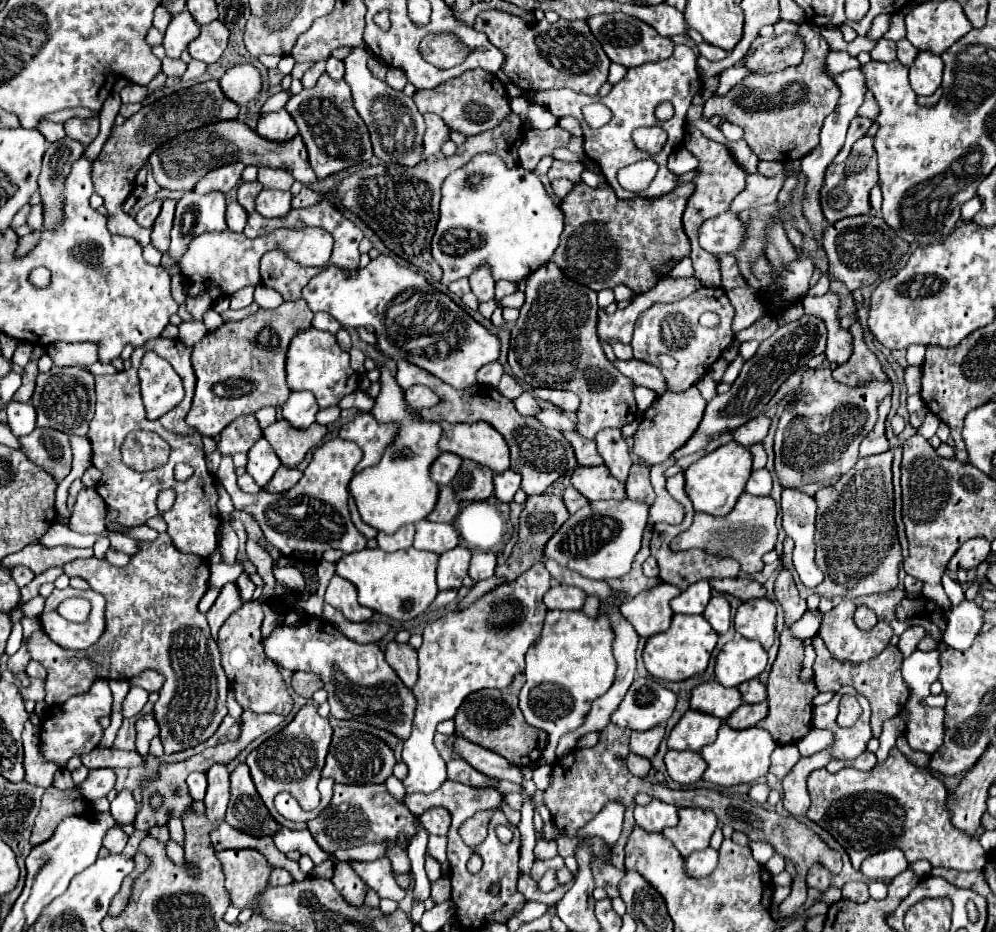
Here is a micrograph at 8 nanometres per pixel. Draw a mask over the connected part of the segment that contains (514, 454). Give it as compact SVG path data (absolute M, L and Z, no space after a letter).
M398 362L398 374L396 374L396 382L406 390L412 384L424 384L428 386L434 394L440 396L440 404L432 406L432 408L424 408L420 410L422 418L428 422L438 422L438 420L446 420L446 422L490 422L490 426L494 426L506 440L508 448L510 448L510 458L512 458L512 470L516 470L522 476L522 490L532 496L532 494L542 494L556 478L560 478L566 472L572 472L578 464L574 458L574 450L572 446L568 446L568 440L562 436L562 432L546 428L540 420L536 418L524 418L518 414L518 410L514 408L514 402L506 396L502 396L496 388L492 386L480 386L474 384L468 390L456 390L452 386L448 386L446 382L440 382L440 378L428 374L426 370L412 366L410 362Z

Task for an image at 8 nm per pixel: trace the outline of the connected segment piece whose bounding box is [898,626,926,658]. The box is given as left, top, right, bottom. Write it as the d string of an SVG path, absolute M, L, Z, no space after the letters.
M912 626L908 628L902 636L900 636L900 642L898 642L898 648L902 652L902 656L906 658L908 654L912 654L916 648L918 648L918 642L926 636L926 630L922 626Z

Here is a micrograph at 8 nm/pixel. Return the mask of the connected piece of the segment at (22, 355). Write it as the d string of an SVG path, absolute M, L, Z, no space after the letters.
M18 342L18 348L16 348L16 352L13 354L12 362L18 364L18 366L26 366L30 361L33 348L34 345L29 342Z

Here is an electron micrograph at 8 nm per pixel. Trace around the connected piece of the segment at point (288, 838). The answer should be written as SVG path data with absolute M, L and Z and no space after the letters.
M282 828L272 838L274 838L274 844L278 846L278 850L284 852L284 854L292 852L292 850L298 850L300 854L308 854L314 864L320 864L320 862L330 858L330 854L324 854L318 848L318 844L312 840L312 834L308 830L288 830L288 828Z

